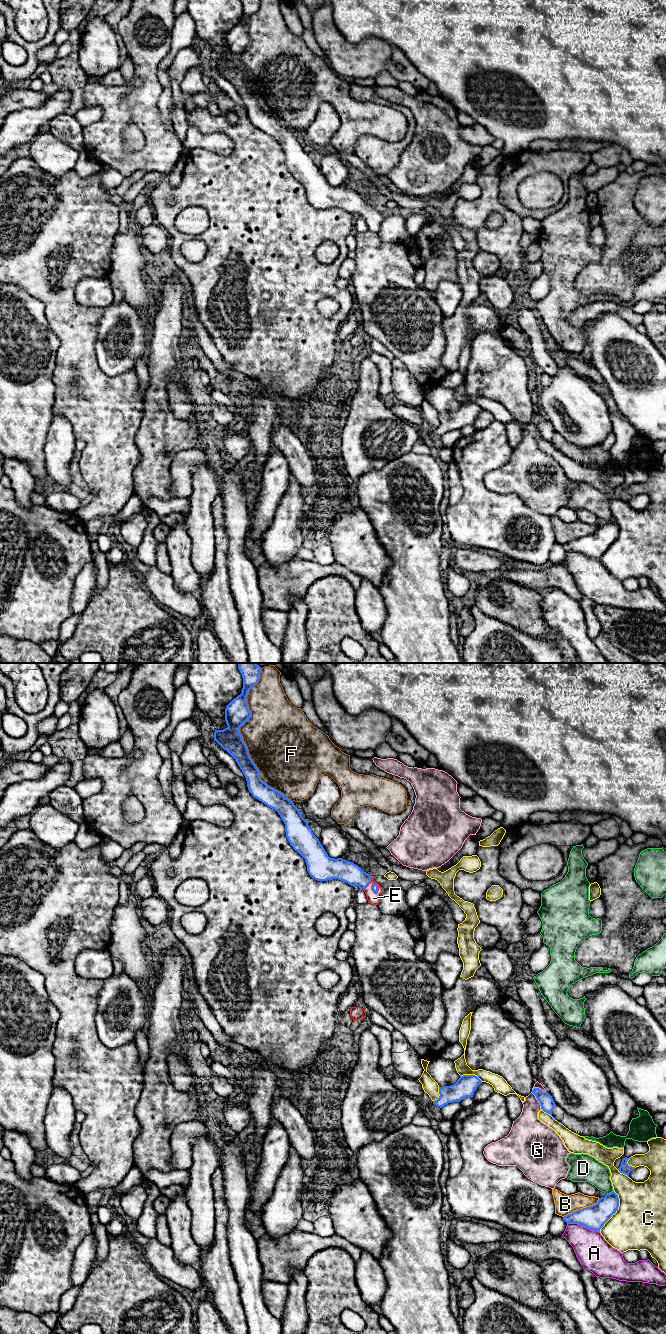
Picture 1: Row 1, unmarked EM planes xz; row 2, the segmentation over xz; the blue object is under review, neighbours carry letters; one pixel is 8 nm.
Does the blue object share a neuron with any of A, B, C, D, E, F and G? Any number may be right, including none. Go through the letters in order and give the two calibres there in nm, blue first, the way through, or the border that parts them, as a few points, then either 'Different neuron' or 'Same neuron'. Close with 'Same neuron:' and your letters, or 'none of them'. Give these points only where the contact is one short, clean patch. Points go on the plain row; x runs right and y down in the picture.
A: Thickness 200 nm (blue) against 280 nm. Different neuron
B: Thickness 200 nm (blue) against 160 nm. Different neuron
C: Thickness 200 nm (blue) against 420 nm. Different neuron
D: Thickness 200 nm (blue) against 200 nm. Different neuron
E: Thickness 170 nm (blue) against 100 nm. Path across: xz (341, 197), (369, 210), (373, 219), (373, 226). Same neuron
F: Thickness 200 nm (blue) against 460 nm. Different neuron
G: Thickness 120 nm (blue) against 220 nm. Different neuron
Same neuron: E

